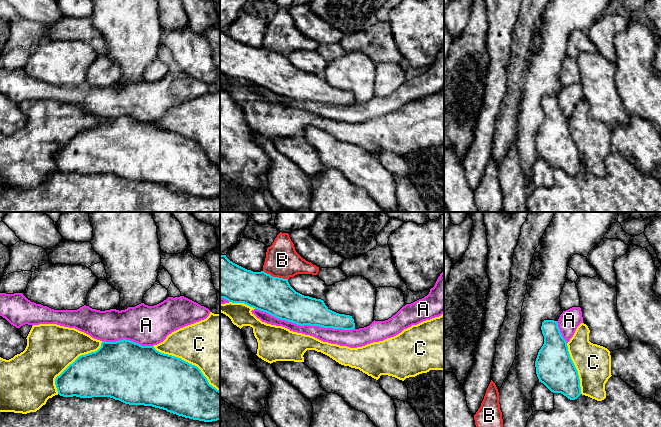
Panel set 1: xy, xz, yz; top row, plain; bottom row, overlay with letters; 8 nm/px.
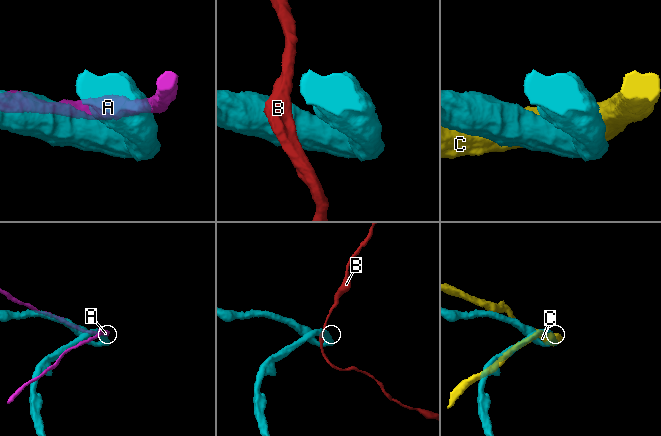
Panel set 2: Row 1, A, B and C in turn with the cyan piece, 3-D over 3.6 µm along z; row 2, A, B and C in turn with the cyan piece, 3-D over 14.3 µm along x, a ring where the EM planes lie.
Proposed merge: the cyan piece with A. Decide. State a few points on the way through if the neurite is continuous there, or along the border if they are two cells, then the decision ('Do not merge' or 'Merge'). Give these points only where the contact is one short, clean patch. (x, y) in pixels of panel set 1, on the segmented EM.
Do not merge

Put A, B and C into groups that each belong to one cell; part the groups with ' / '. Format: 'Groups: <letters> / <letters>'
Groups: A C / B

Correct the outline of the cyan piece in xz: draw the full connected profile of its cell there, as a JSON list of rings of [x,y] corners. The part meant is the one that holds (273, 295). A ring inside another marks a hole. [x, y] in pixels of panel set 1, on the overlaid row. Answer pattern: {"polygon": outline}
{"polygon": [[[220,255],[220,298],[244,303],[278,319],[300,326],[355,329],[350,315],[330,310],[321,299],[296,292],[288,279],[247,270]]]}

